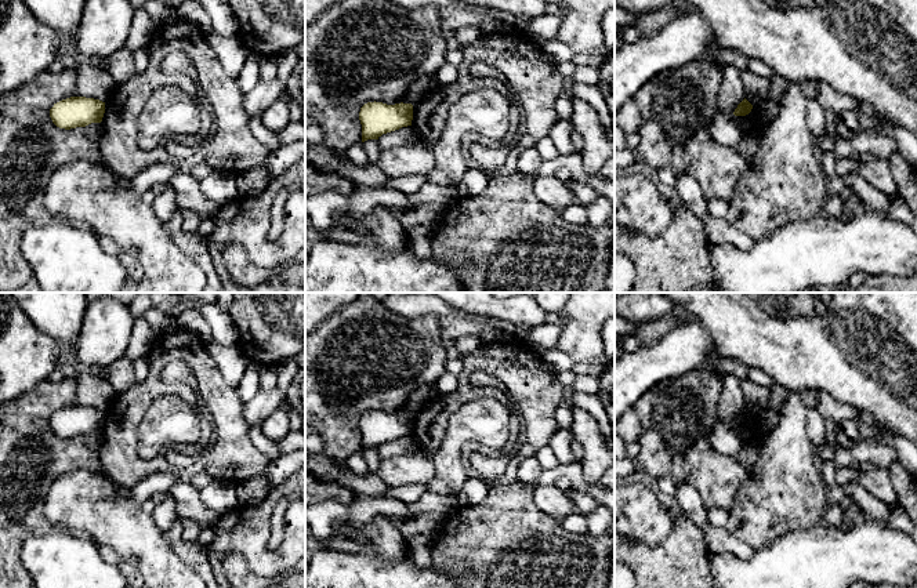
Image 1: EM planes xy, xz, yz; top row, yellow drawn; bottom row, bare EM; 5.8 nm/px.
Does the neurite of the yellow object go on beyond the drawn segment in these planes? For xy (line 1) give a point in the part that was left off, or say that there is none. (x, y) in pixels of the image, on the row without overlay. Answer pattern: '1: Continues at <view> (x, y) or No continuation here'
1: No continuation here

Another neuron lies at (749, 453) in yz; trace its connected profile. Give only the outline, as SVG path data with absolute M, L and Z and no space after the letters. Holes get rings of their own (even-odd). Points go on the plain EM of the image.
M753 415L749 424L736 425L736 428L743 440L736 458L750 472L758 460L764 440L764 435L760 432L758 415Z

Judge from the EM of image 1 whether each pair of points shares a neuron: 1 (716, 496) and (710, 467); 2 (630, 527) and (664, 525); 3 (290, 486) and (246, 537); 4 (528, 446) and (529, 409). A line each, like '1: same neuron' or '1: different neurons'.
1: same neuron
2: same neuron
3: same neuron
4: same neuron

